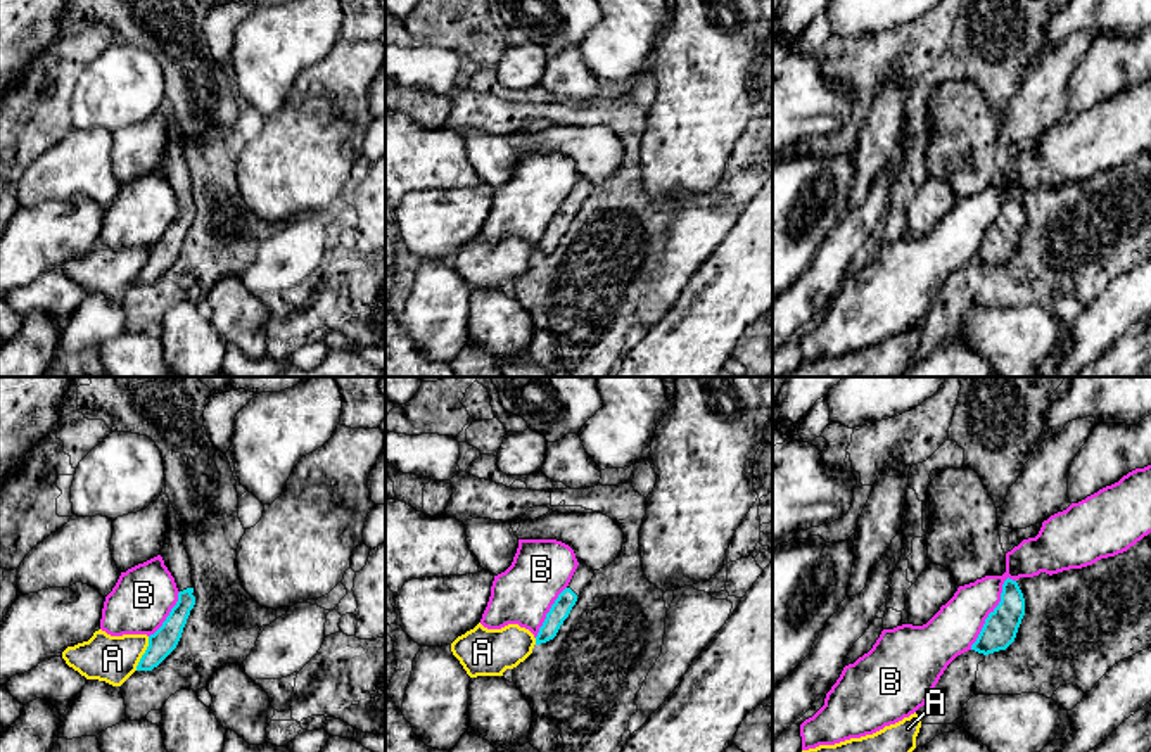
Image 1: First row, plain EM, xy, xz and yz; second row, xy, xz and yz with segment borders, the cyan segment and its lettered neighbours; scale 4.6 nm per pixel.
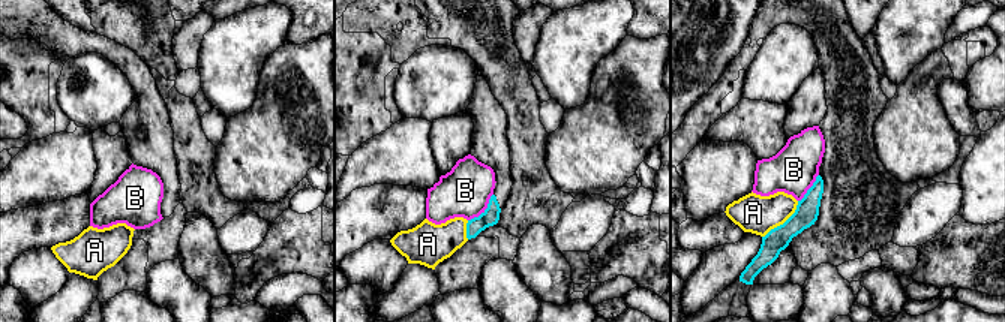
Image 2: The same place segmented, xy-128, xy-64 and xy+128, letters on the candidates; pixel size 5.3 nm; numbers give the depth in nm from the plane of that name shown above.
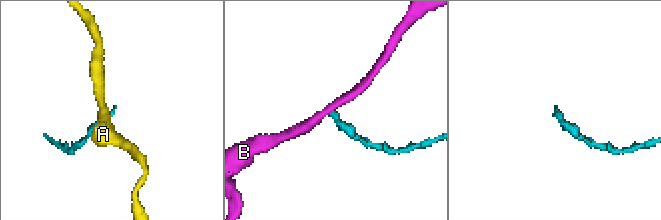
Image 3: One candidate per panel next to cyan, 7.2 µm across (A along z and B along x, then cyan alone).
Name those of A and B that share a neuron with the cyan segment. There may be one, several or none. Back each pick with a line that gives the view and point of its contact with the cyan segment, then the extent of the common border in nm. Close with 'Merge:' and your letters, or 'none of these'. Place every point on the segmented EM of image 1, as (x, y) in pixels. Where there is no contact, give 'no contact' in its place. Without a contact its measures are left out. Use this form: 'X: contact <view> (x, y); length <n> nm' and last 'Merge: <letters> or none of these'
Merge: none of these

